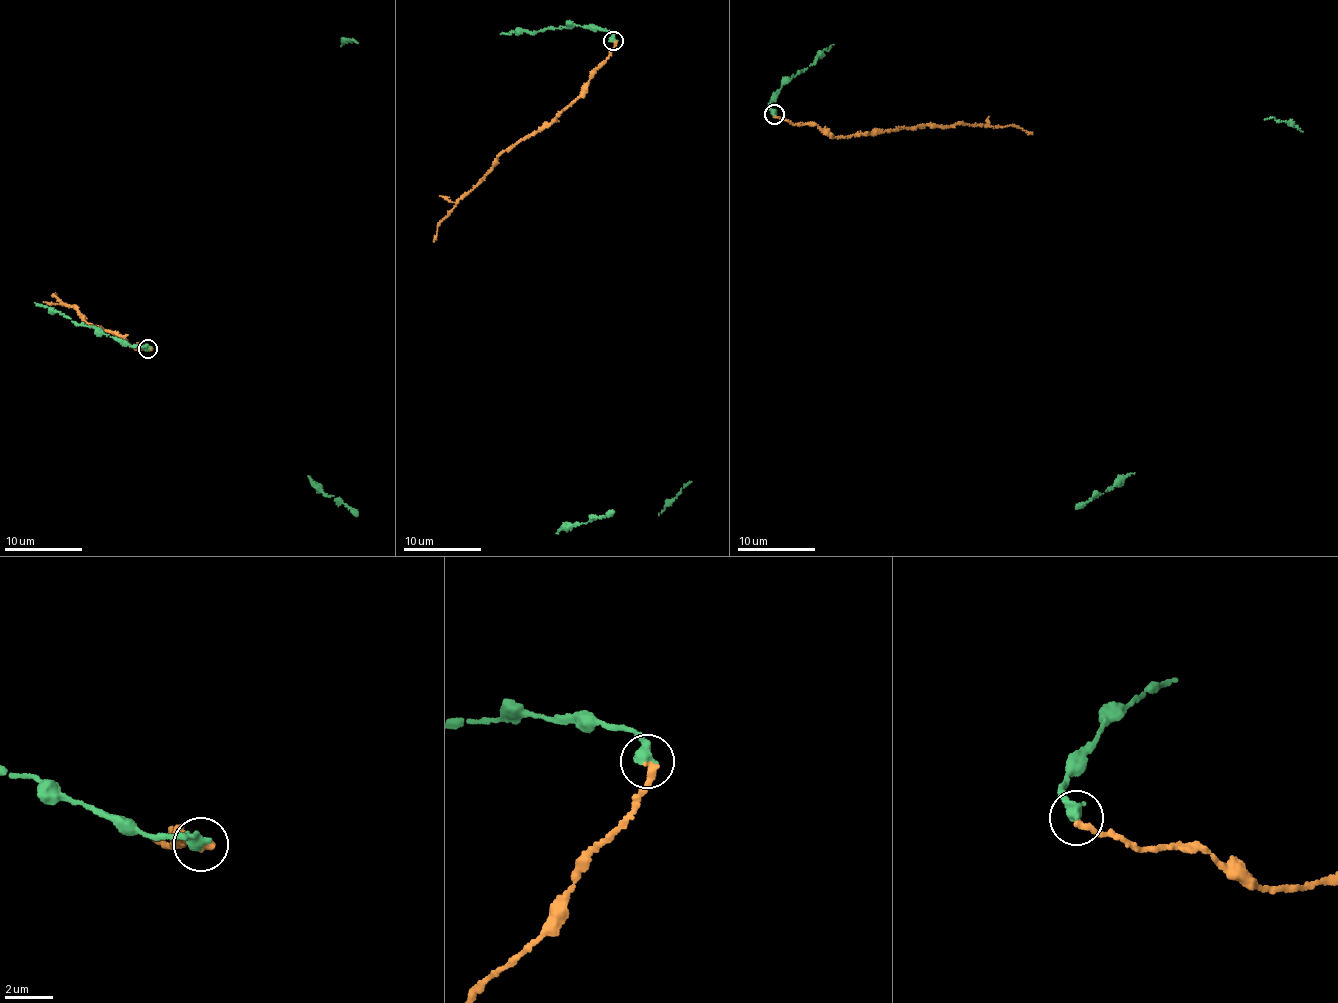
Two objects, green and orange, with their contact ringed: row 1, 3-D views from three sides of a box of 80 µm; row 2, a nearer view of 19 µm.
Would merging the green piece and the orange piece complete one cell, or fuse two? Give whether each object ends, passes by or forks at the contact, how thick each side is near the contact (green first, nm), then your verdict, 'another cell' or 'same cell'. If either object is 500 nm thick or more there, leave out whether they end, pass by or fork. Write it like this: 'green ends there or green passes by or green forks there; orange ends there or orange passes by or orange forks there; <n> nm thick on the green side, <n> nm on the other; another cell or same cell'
green ends there; orange ends there; 480 nm thick on the green side, 300 nm on the other; another cell

